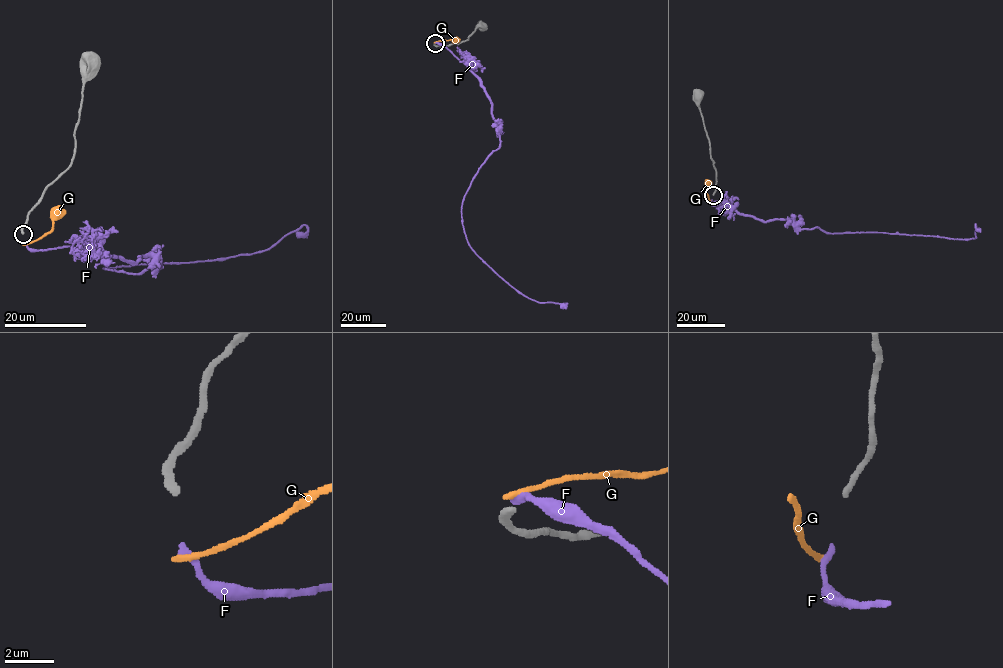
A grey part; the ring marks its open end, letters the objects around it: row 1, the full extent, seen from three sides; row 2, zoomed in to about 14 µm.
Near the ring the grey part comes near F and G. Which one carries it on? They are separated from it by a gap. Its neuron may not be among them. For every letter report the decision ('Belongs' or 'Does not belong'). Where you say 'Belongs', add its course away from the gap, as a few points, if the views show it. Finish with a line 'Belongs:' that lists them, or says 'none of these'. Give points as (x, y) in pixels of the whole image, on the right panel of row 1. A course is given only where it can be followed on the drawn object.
F: Belongs. Its course: (712, 199), (766, 221), (792, 220), (800, 229), (827, 232), (962, 240), (976, 237), (975, 226)
G: Does not belong
Belongs: F

